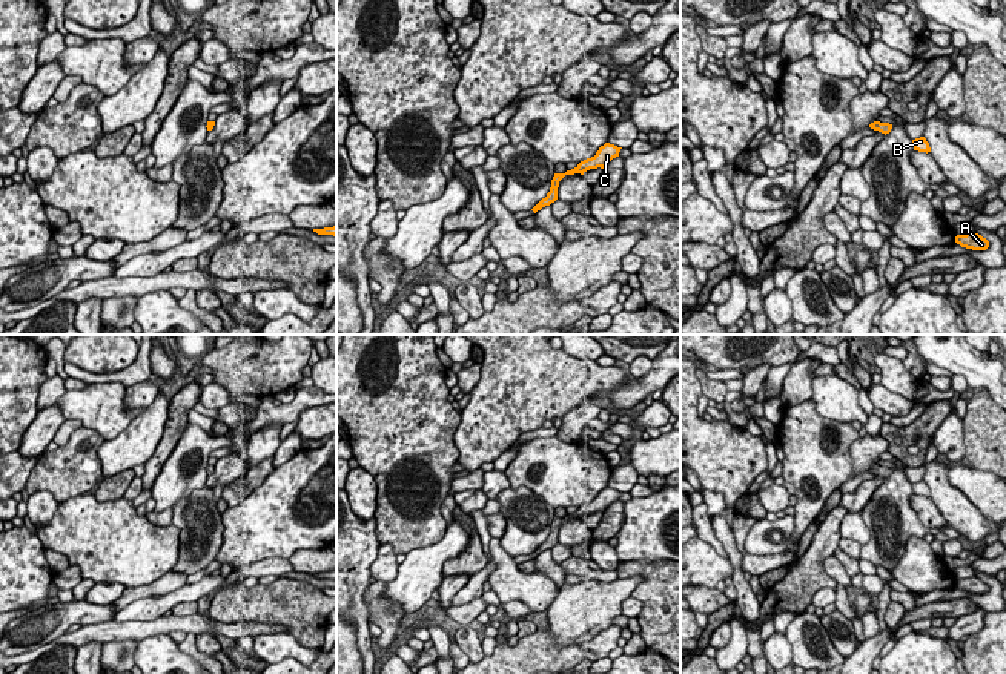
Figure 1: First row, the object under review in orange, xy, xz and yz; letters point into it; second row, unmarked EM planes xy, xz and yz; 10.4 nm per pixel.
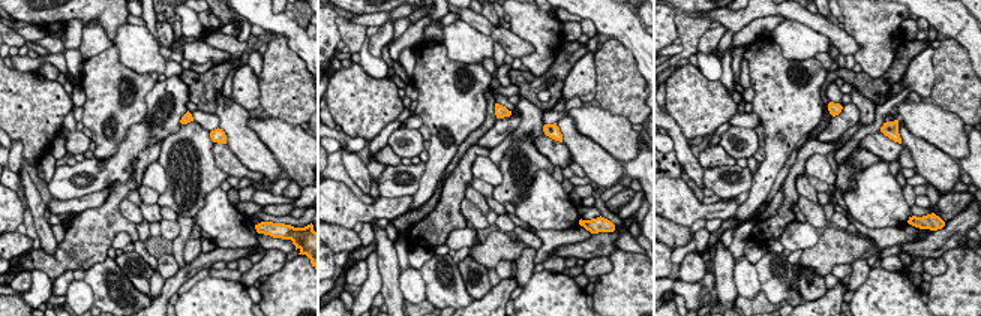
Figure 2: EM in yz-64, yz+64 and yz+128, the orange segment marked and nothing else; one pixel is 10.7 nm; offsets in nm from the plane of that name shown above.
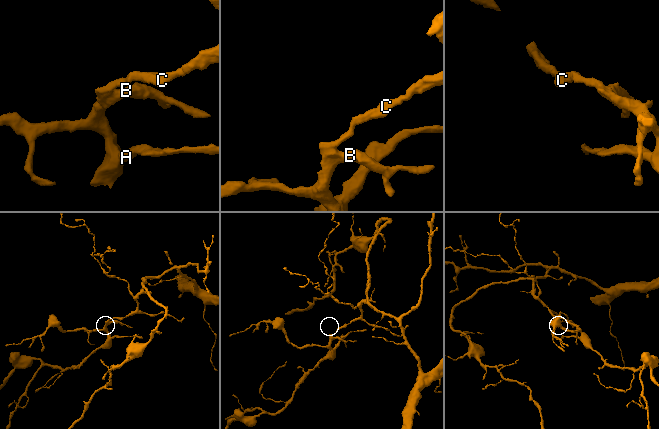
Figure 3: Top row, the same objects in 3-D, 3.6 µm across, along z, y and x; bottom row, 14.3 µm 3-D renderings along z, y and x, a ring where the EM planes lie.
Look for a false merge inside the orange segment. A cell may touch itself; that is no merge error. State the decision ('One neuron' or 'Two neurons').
One neuron

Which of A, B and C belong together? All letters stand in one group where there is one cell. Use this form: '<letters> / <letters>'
A B C

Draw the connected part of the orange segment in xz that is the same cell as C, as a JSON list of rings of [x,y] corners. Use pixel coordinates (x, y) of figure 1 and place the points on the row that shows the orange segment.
[[[605,143],[604,146],[599,147],[594,157],[581,161],[574,169],[567,170],[565,173],[554,173],[551,180],[550,192],[531,210],[536,213],[542,207],[550,206],[558,200],[559,181],[565,175],[574,175],[574,173],[584,175],[590,169],[597,169],[597,167],[604,169],[613,158],[619,157],[620,149],[622,147]]]

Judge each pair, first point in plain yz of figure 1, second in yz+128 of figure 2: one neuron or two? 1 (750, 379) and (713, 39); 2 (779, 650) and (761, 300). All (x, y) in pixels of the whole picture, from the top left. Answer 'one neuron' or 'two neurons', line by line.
1: one neuron
2: two neurons

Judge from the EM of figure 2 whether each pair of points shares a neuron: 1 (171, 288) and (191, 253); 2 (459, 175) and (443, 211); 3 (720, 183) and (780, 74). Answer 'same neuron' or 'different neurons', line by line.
1: different neurons
2: same neuron
3: different neurons

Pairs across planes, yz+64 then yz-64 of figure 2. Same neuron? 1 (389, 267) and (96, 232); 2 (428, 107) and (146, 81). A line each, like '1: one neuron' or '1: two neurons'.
1: two neurons
2: one neuron

